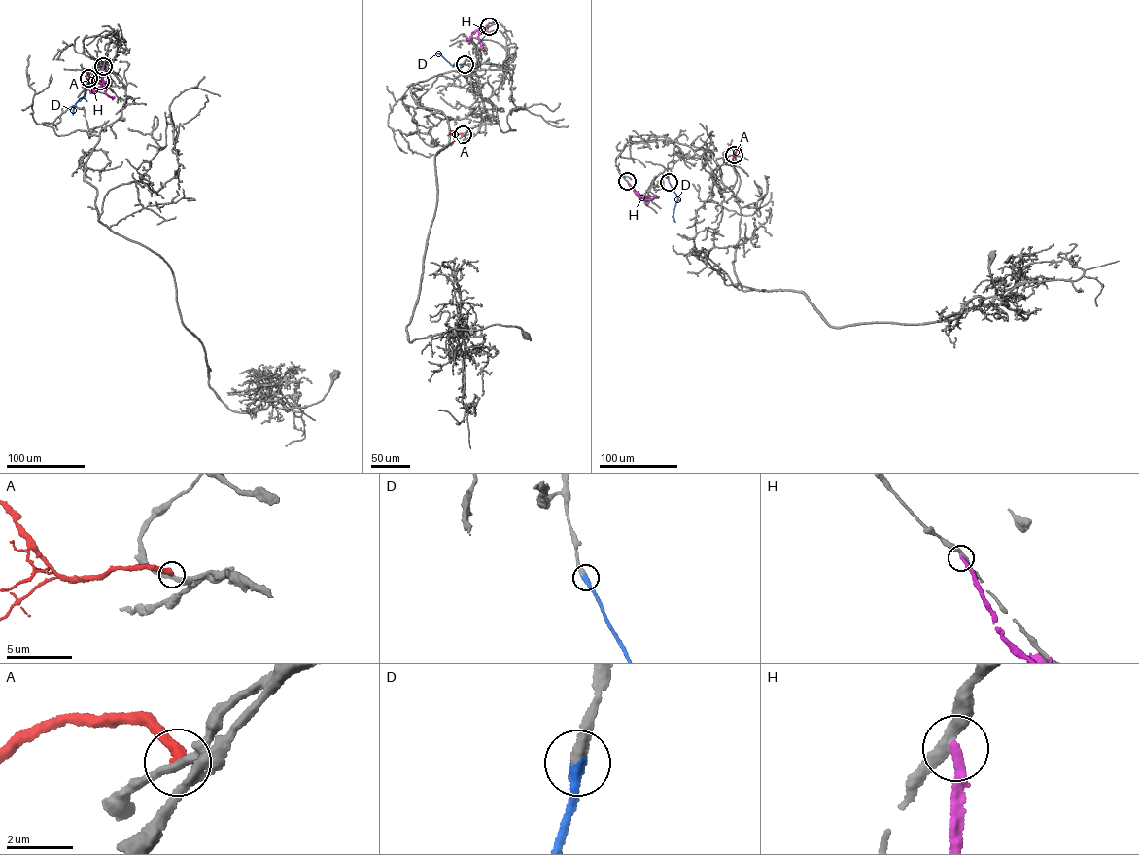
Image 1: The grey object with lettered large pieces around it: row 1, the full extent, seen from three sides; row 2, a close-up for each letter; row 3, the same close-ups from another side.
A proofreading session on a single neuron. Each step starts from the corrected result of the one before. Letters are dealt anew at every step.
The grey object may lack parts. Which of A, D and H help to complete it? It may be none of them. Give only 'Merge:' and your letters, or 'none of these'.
Merge: D

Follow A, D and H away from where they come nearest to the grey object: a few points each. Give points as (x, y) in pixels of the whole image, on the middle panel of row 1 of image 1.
A: (463, 134), (456, 133), (451, 145)
D: (464, 64), (452, 65), (436, 53)
H: (489, 26), (478, 30), (481, 47), (483, 45)

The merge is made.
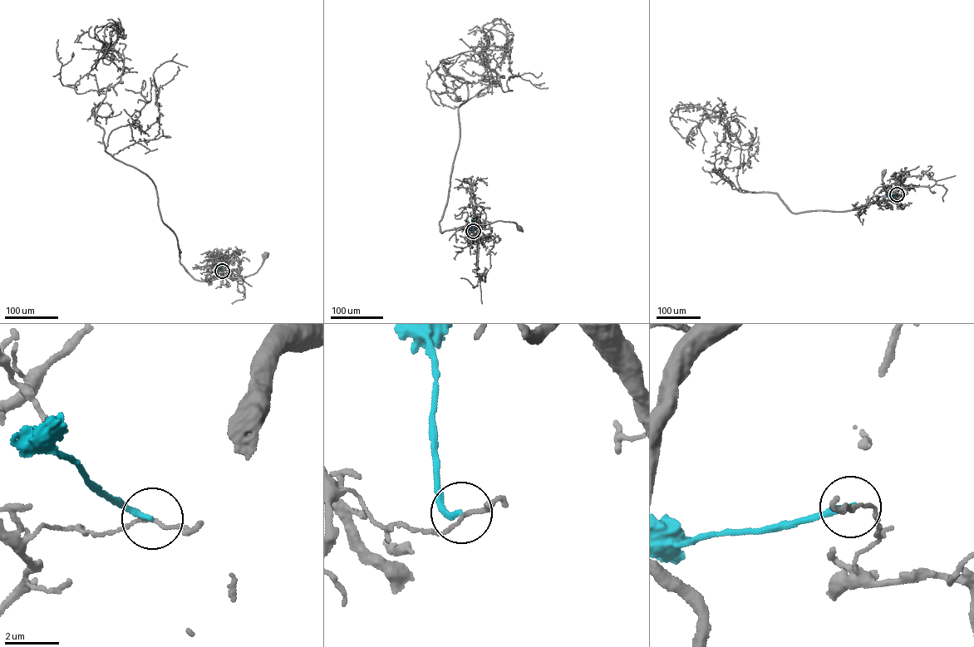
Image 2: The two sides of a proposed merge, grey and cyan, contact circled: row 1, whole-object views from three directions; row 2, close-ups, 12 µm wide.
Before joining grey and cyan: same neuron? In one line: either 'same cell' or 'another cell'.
another cell

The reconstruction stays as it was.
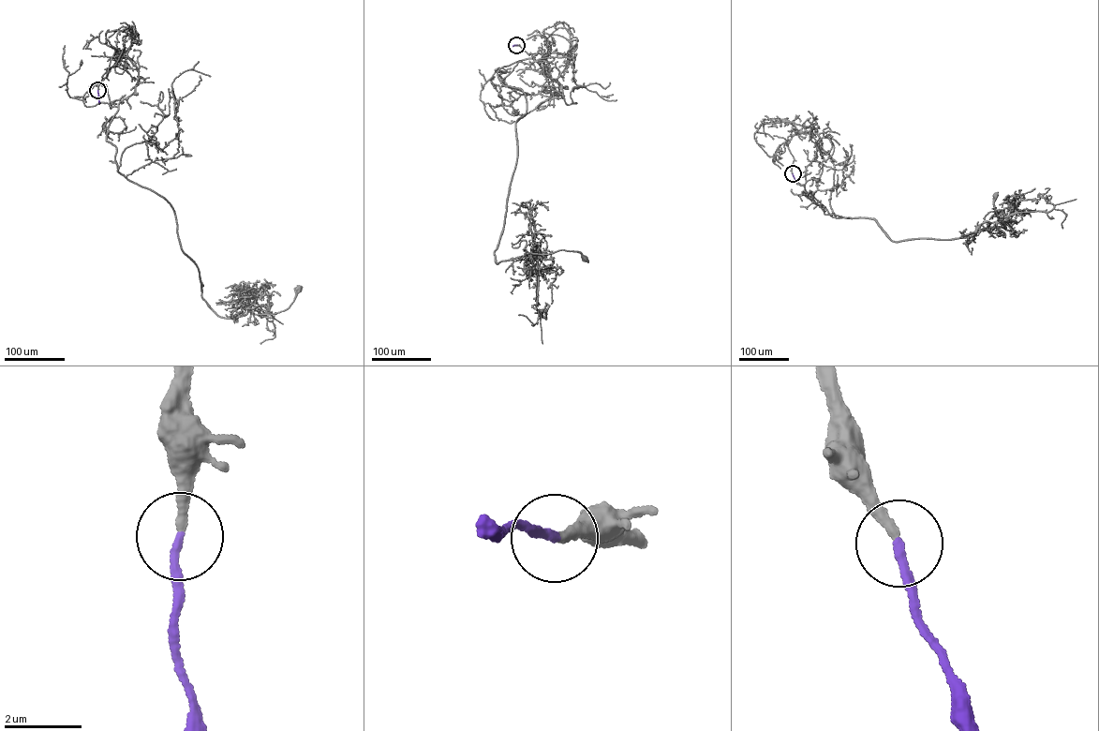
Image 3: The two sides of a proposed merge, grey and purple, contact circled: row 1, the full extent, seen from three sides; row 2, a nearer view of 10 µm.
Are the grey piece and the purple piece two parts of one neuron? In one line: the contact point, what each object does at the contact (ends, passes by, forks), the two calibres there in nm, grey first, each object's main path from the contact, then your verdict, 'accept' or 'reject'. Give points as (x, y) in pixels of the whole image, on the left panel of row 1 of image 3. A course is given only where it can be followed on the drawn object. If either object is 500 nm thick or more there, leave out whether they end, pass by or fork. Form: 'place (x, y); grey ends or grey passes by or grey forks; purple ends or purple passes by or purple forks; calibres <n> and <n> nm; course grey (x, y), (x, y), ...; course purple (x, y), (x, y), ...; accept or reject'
place (97, 90); grey ends; purple ends; calibres 240 and 200 nm; course grey (97, 90), (120, 52), (137, 67), (106, 141), (120, 173), (173, 209), (209, 307), (274, 313), (299, 288); course purple (97, 90), (99, 102); accept

